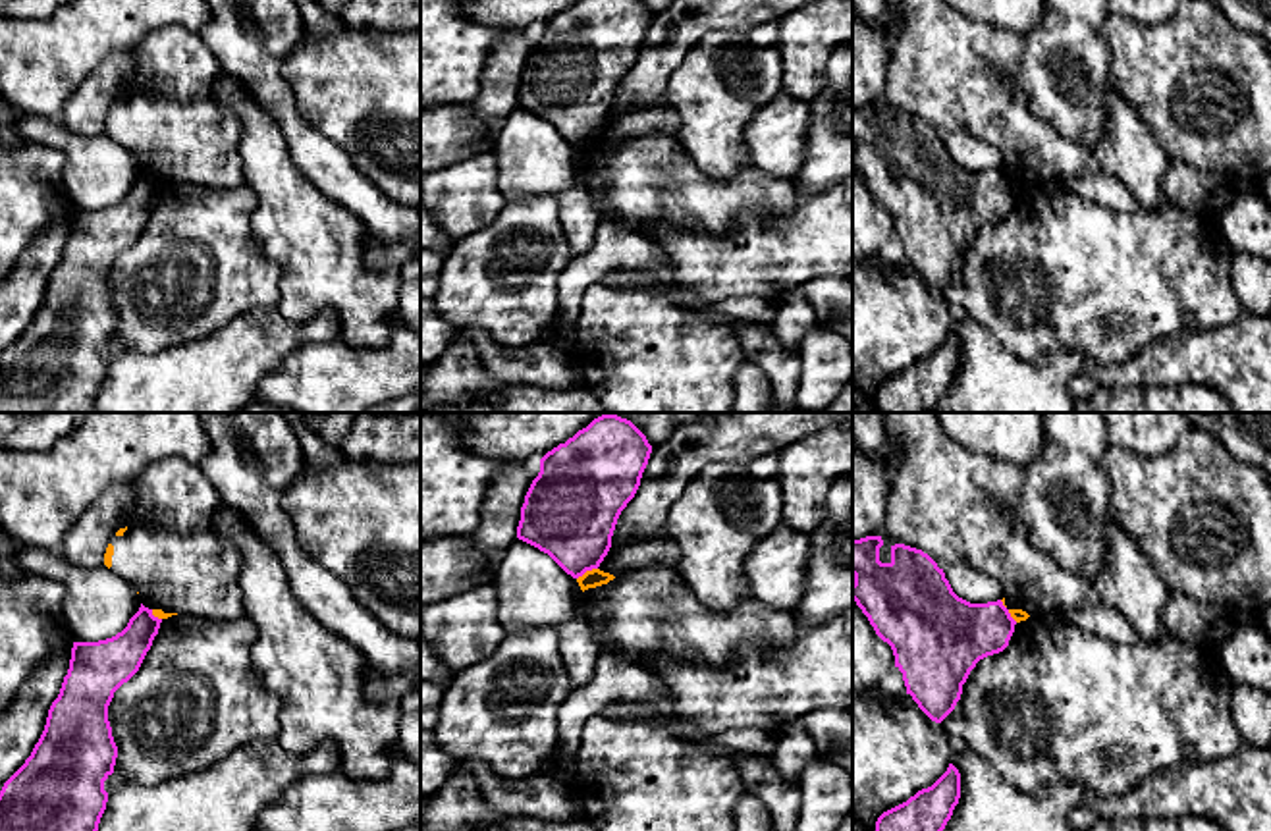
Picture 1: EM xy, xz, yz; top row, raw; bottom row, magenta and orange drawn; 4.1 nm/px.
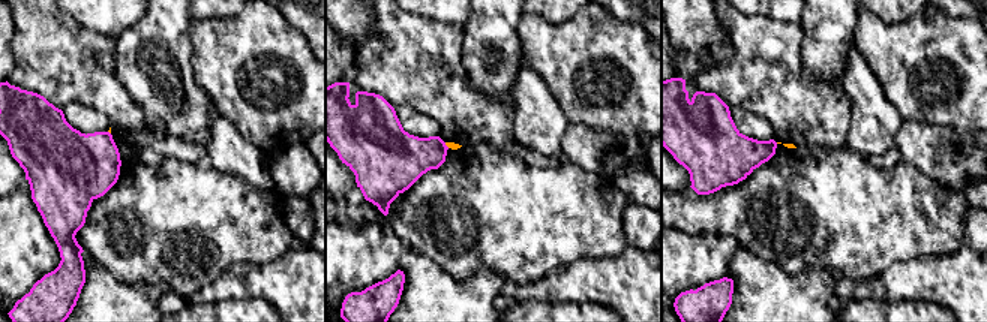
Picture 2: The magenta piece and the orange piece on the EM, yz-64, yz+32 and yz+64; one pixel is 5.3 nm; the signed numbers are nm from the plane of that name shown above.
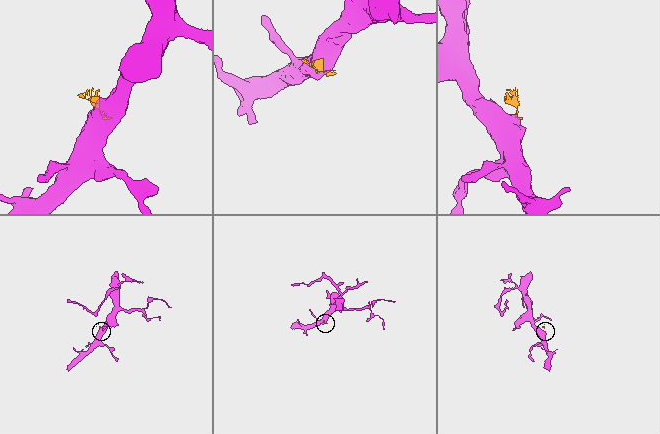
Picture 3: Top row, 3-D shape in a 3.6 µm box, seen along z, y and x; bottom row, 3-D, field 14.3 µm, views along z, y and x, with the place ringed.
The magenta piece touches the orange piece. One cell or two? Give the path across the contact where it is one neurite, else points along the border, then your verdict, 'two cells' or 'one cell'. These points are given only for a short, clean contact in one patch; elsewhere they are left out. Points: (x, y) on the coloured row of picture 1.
border xz (596, 567), (577, 579); two cells

